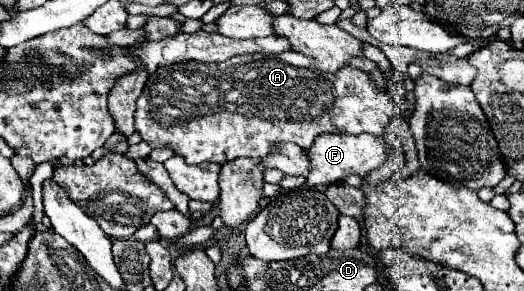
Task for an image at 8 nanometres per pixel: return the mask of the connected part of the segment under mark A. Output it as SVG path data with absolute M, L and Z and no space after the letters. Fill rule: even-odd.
M283 52L283 54L249 54L249 56L233 56L223 64L207 64L207 62L181 62L177 66L159 66L147 80L145 90L141 94L141 98L137 100L137 110L135 110L135 128L141 134L141 138L145 142L151 144L151 148L157 146L171 146L175 150L175 154L183 156L187 164L201 164L201 162L215 162L215 164L225 164L233 158L241 158L241 156L257 156L257 158L265 158L265 154L271 154L275 146L279 144L287 144L293 142L301 148L309 148L313 146L313 142L317 140L319 134L385 134L385 126L391 122L393 116L397 116L397 102L389 96L387 90L381 90L373 84L371 76L363 70L351 68L351 66L343 66L337 74L331 72L323 72L317 70L317 64L303 54L297 52Z

